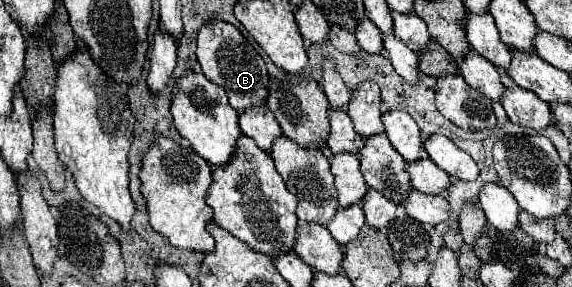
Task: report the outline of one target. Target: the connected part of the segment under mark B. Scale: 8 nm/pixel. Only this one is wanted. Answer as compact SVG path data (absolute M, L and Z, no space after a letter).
M211 22L203 26L197 34L197 60L201 64L203 74L213 82L219 84L227 96L229 104L237 112L245 112L253 106L267 104L267 90L269 90L269 74L263 58L257 50L245 40L245 36L227 22Z

